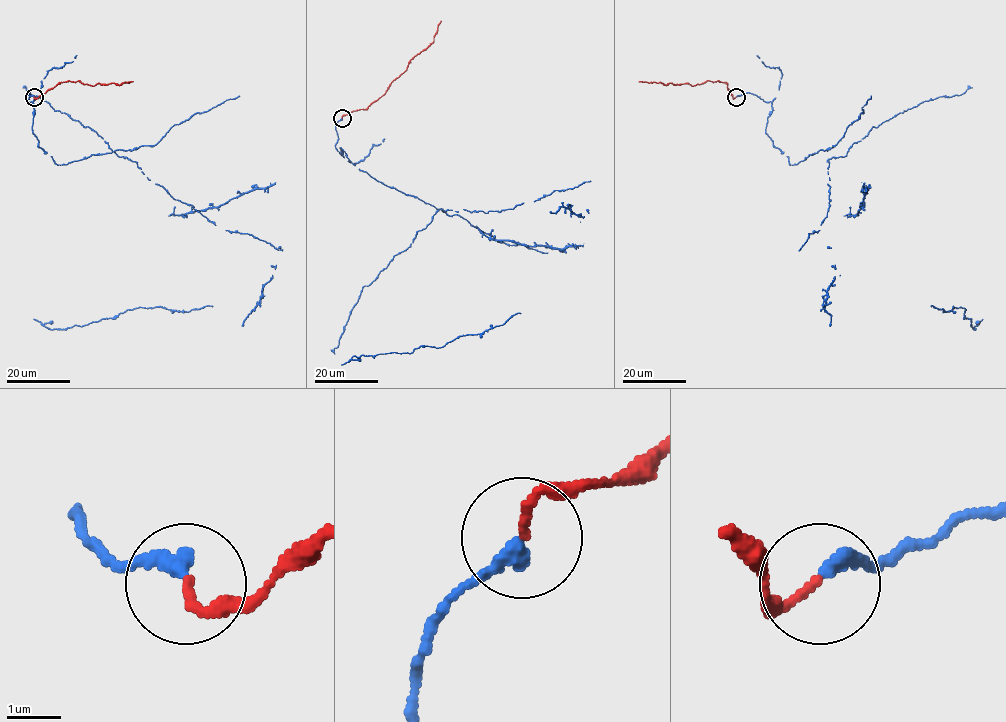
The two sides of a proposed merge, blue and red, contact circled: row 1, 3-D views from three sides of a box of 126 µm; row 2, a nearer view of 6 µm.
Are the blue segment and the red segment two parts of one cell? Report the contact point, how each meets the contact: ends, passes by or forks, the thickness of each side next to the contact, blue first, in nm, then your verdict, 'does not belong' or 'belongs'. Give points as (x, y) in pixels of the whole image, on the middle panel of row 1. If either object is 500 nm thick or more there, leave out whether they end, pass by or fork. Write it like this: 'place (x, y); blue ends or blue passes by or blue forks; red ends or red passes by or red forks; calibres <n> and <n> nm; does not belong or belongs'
place (342, 118); blue ends; red ends; calibres 320 and 140 nm; belongs

